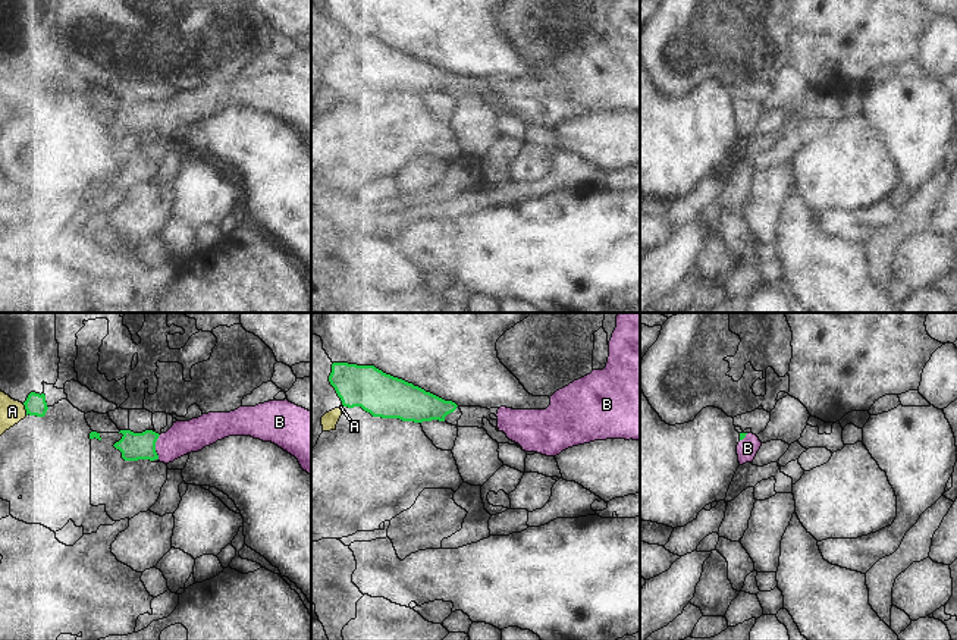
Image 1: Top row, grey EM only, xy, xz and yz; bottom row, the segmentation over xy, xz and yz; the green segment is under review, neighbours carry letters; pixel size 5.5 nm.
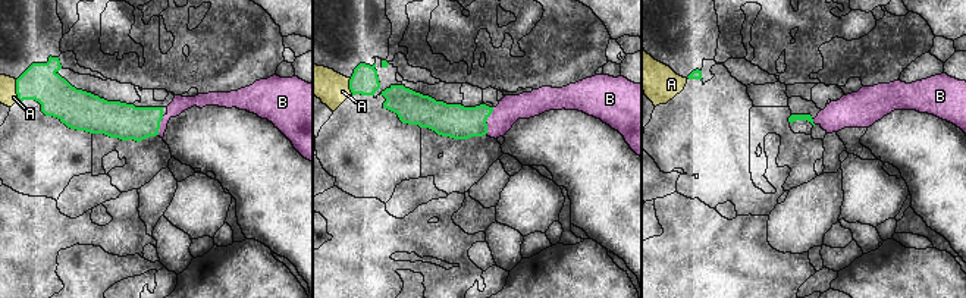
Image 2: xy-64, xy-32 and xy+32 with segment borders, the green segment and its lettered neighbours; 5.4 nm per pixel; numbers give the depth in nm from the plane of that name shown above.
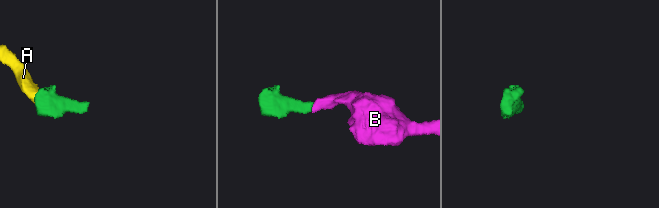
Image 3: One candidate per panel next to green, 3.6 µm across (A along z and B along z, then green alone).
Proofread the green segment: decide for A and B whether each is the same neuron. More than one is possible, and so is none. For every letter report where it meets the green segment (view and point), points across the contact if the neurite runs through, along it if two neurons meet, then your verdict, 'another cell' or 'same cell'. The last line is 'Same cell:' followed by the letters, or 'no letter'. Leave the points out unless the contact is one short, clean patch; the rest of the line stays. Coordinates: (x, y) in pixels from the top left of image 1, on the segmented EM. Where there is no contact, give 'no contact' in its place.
A: xy (25, 408) | across xy (35, 404), (25, 408), (12, 411) | same cell
B: xy (154, 446) | across xy (134, 446), (154, 446), (169, 446), (182, 438) | same cell
Same cell: A, B

